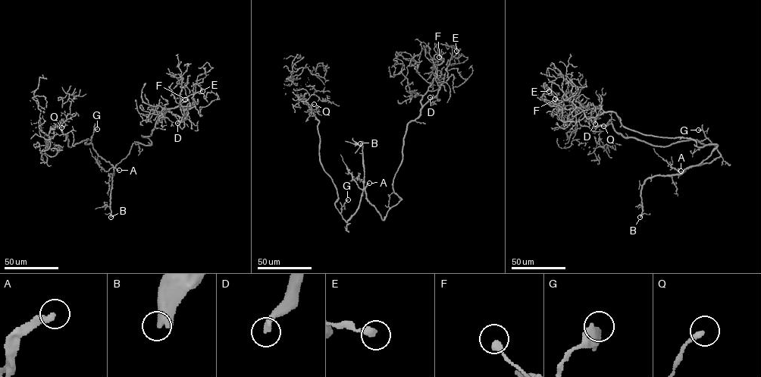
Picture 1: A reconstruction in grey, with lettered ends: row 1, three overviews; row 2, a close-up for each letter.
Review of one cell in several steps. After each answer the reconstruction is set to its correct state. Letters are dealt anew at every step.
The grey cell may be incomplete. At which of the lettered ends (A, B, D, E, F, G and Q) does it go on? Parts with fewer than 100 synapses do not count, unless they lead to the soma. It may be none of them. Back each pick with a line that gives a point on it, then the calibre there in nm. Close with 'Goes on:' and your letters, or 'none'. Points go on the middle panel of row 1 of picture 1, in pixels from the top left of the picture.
B: place (360, 143); calibre 440 nm
D: place (430, 97); calibre 340 nm
Goes on: B, D

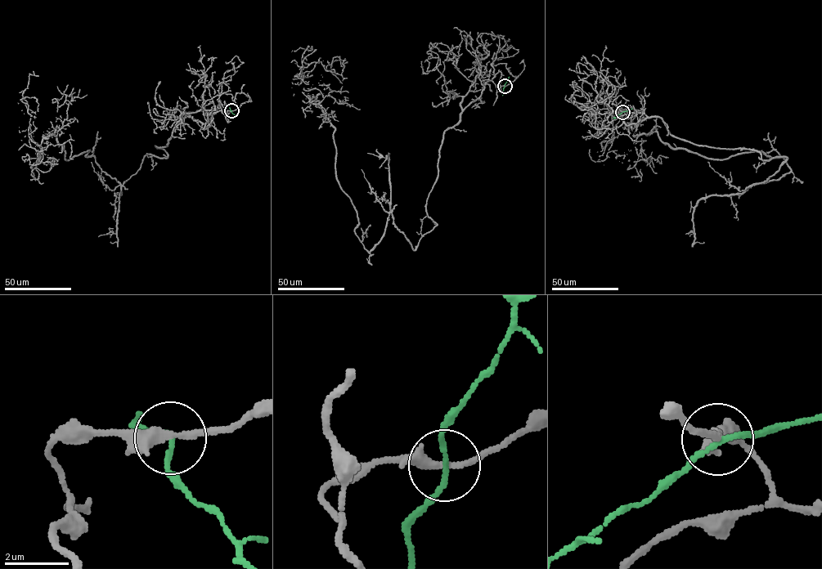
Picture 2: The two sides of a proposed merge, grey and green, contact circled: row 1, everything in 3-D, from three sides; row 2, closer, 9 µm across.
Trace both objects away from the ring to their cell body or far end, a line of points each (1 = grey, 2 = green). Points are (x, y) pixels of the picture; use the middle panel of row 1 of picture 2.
1: (505, 86), (444, 133), (437, 225), (414, 250), (391, 212), (370, 253), (291, 51)
2: (505, 86), (509, 76)

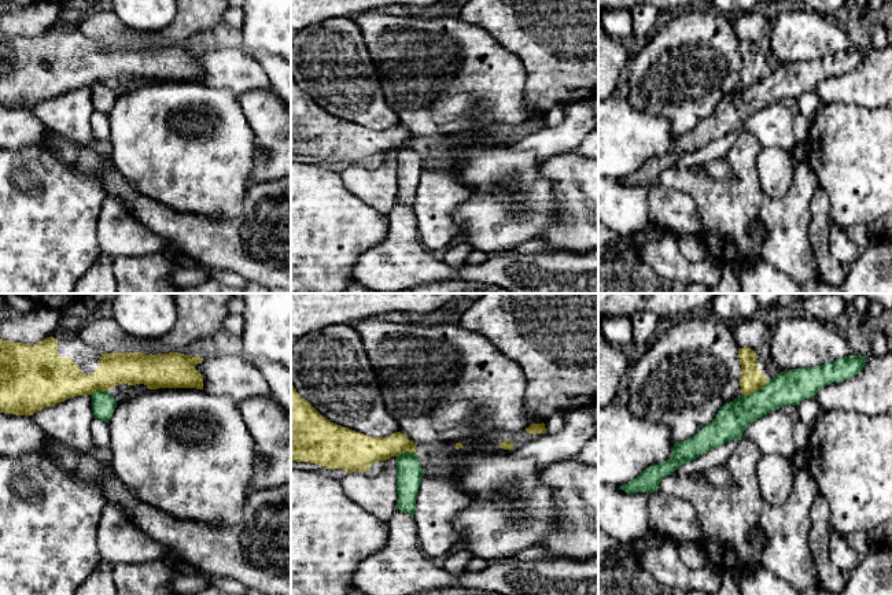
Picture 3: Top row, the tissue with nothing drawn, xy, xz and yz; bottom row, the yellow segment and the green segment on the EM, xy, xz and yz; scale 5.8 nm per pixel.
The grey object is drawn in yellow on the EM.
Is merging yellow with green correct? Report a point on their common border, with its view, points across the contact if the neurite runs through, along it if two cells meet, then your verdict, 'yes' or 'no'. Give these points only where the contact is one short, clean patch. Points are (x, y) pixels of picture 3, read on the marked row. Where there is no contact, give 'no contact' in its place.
contact yz (755, 391); border yz (767, 380), (760, 388), (741, 395); no

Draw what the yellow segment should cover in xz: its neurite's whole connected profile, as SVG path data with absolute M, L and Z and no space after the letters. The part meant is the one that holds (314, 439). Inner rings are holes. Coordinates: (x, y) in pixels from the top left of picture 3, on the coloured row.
M291 382L291 461L347 473L366 472L375 462L399 457L405 451L416 452L416 446L401 432L371 437L331 422Z

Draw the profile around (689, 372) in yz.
M696 313L655 337L648 352L629 367L627 409L637 417L670 428L671 439L685 441L712 422L720 407L741 395L738 345L730 325Z

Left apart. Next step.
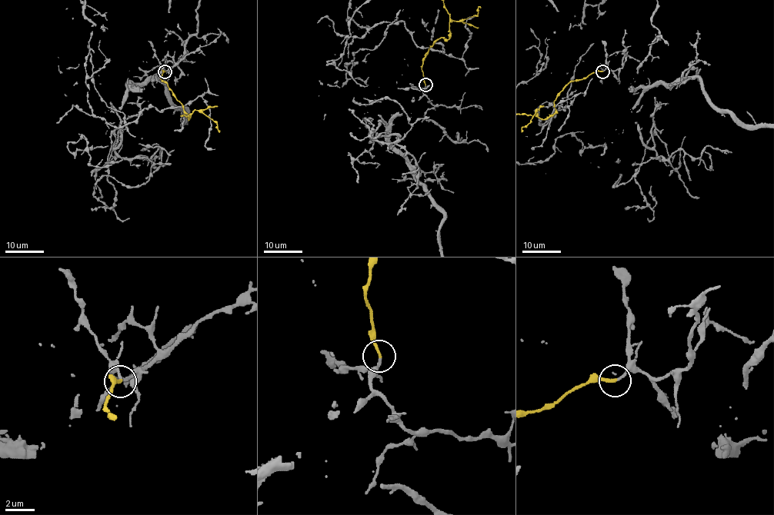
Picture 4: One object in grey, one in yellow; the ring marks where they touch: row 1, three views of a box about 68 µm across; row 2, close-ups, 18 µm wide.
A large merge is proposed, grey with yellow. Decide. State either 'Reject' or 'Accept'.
Accept

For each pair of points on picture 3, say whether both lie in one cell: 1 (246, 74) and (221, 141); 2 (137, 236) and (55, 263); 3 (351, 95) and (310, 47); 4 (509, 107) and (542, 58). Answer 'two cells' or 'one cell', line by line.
1: two cells
2: two cells
3: one cell
4: two cells

